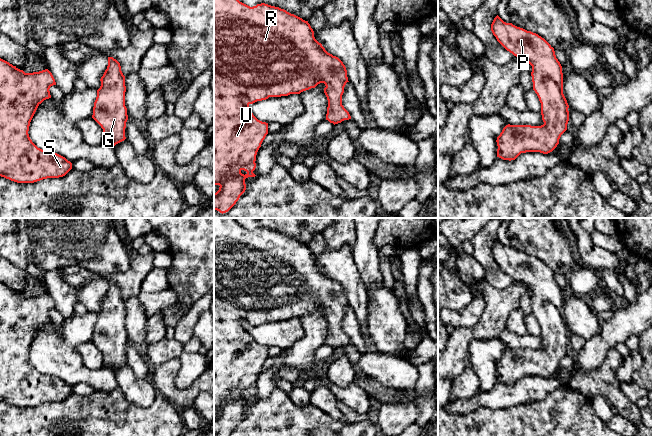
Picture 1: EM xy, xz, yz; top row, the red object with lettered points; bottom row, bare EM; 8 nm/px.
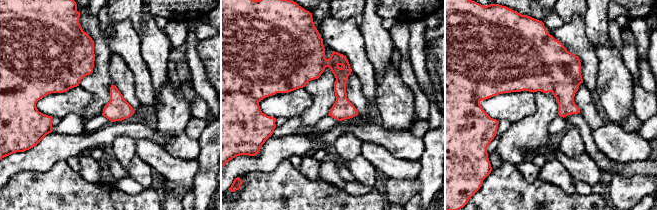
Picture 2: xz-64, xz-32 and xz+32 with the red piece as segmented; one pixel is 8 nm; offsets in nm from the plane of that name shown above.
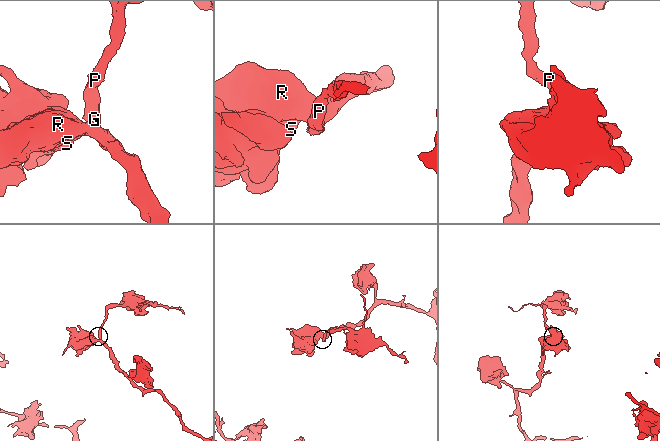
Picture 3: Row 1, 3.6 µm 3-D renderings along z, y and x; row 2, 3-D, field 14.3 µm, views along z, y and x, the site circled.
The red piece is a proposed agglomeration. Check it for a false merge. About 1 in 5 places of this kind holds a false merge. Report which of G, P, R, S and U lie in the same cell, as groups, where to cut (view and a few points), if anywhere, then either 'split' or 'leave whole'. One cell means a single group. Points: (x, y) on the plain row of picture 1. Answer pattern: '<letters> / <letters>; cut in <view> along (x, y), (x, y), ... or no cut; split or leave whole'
G P R S U; no cut; leave whole

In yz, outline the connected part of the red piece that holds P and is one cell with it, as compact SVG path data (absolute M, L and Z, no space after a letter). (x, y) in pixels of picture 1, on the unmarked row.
M498 239L491 255L507 275L532 290L533 314L541 327L544 346L541 350L506 349L496 364L497 381L511 385L526 376L548 378L559 368L569 345L562 290L554 272L538 258L506 247Z

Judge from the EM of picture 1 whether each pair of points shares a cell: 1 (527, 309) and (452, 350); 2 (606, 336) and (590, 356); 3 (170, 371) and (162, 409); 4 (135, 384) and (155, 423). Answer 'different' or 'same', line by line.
1: different
2: same
3: different
4: different

